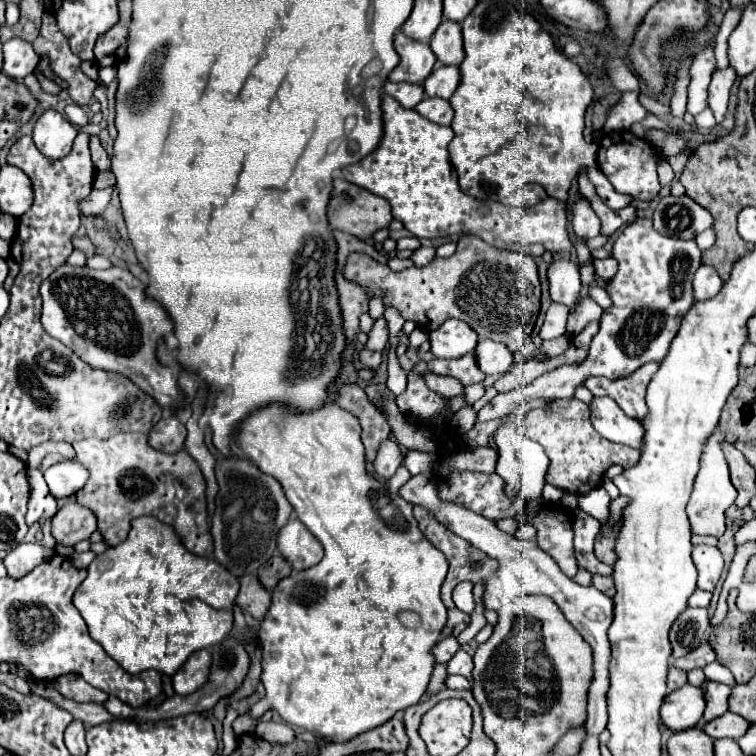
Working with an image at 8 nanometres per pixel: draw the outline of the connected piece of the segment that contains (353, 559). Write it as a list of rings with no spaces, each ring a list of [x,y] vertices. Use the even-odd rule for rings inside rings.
[[[335,402],[323,406],[315,412],[307,412],[307,414],[291,414],[285,406],[267,406],[265,410],[247,416],[241,422],[241,430],[239,430],[235,442],[241,450],[241,454],[247,456],[261,472],[265,472],[265,474],[273,476],[275,480],[279,480],[287,500],[291,502],[293,510],[297,512],[297,518],[307,526],[307,530],[325,548],[325,556],[317,566],[313,566],[305,572],[293,572],[291,576],[283,578],[273,588],[273,602],[271,602],[271,608],[267,610],[267,614],[261,622],[261,630],[259,630],[261,652],[263,652],[261,682],[263,682],[267,694],[265,694],[265,698],[255,703],[248,713],[254,719],[259,719],[267,710],[274,709],[281,714],[283,720],[287,720],[295,726],[301,726],[309,732],[317,732],[317,736],[323,736],[331,742],[347,742],[349,738],[361,734],[365,730],[371,730],[373,726],[381,726],[381,722],[387,722],[397,710],[405,710],[405,708],[417,704],[419,698],[423,696],[423,692],[427,690],[427,684],[429,684],[429,678],[431,678],[431,672],[433,672],[433,664],[435,664],[435,658],[431,656],[431,648],[437,642],[437,636],[443,630],[445,620],[447,620],[447,608],[439,598],[439,590],[441,590],[441,584],[443,584],[445,574],[447,574],[447,560],[419,532],[417,522],[411,514],[411,504],[405,502],[401,496],[391,494],[387,484],[381,486],[381,482],[377,478],[367,474],[367,470],[365,470],[365,448],[363,448],[363,442],[361,442],[361,426],[353,418],[353,414],[349,414],[347,410],[337,406]],[[401,610],[415,610],[417,614],[421,614],[421,626],[417,626],[413,630],[401,626],[399,620],[397,620],[397,612],[401,612]]]

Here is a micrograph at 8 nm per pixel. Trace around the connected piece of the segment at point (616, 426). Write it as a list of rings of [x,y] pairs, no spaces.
[[[593,398],[589,408],[591,408],[591,422],[603,438],[631,448],[643,446],[645,438],[643,422],[629,418],[611,398]]]

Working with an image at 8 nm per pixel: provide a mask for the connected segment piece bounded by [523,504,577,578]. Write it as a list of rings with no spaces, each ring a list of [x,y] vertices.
[[[543,504],[541,512],[535,518],[523,518],[523,524],[537,528],[537,544],[555,558],[569,578],[573,578],[577,574],[577,558],[573,550],[573,516],[555,504],[553,508],[551,504]]]

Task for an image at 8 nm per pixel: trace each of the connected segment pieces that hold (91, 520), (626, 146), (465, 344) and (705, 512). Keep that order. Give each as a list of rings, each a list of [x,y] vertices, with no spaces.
[[[77,502],[65,504],[51,520],[51,534],[61,546],[73,546],[97,530],[97,518]]]
[[[611,132],[605,134],[599,142],[599,154],[597,154],[597,166],[599,170],[609,178],[609,182],[615,186],[617,192],[631,194],[639,200],[653,200],[659,194],[659,178],[657,178],[657,154],[649,146],[649,142],[635,138],[633,134],[625,132]]]
[[[447,320],[429,334],[429,342],[437,358],[459,358],[475,350],[477,334],[463,320]]]
[[[717,426],[713,430],[713,434],[705,440],[705,448],[703,448],[703,454],[701,454],[701,468],[699,468],[699,474],[693,482],[691,500],[687,504],[691,530],[697,532],[697,534],[711,534],[711,536],[717,536],[717,538],[725,534],[723,512],[737,498],[737,490],[729,480],[729,470],[727,470],[727,460],[725,460],[725,454],[723,454],[723,444],[725,444],[725,432]]]

